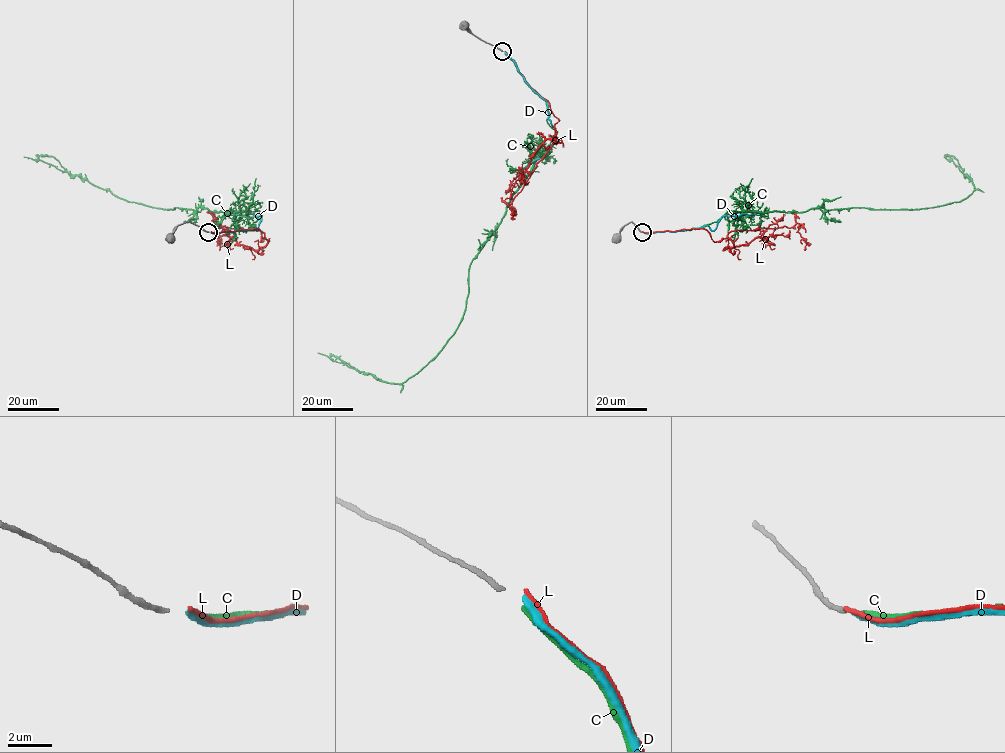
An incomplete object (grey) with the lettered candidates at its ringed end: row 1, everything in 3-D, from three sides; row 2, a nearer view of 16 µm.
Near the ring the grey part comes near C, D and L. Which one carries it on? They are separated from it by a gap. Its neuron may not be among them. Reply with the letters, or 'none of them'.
C

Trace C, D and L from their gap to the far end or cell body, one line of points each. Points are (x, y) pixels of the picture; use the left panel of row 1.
C: (210, 232), (250, 229), (261, 212), (212, 212), (199, 207), (168, 209), (128, 202), (76, 175), (24, 156)
D: (210, 232), (251, 230), (255, 225), (256, 230), (261, 216), (248, 214), (230, 215)
L: (211, 232), (264, 232), (260, 241), (260, 230), (215, 223), (219, 250)

